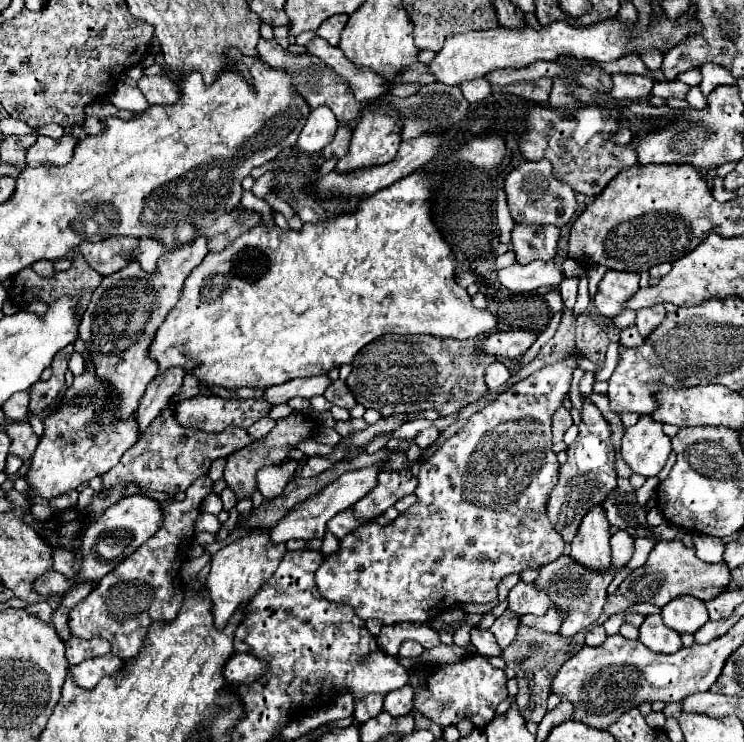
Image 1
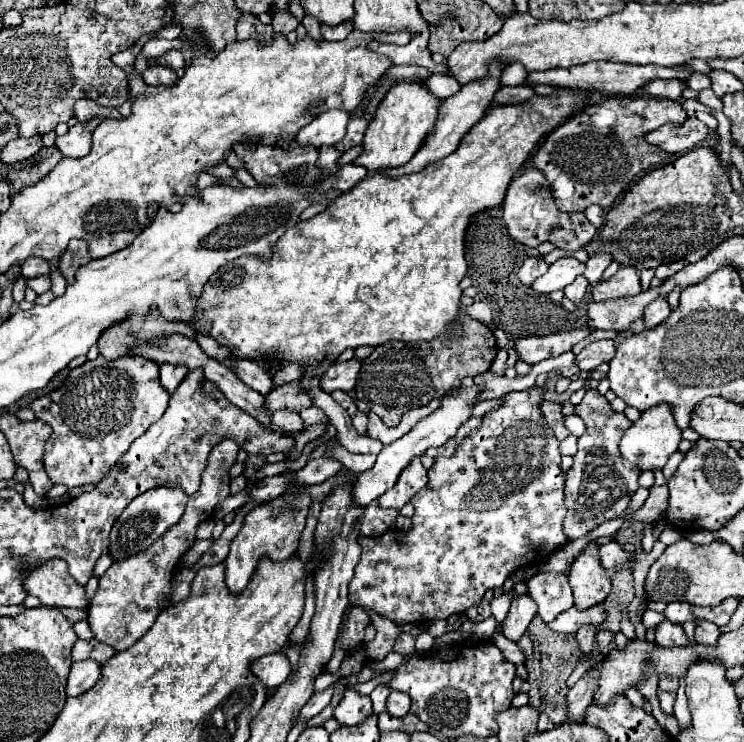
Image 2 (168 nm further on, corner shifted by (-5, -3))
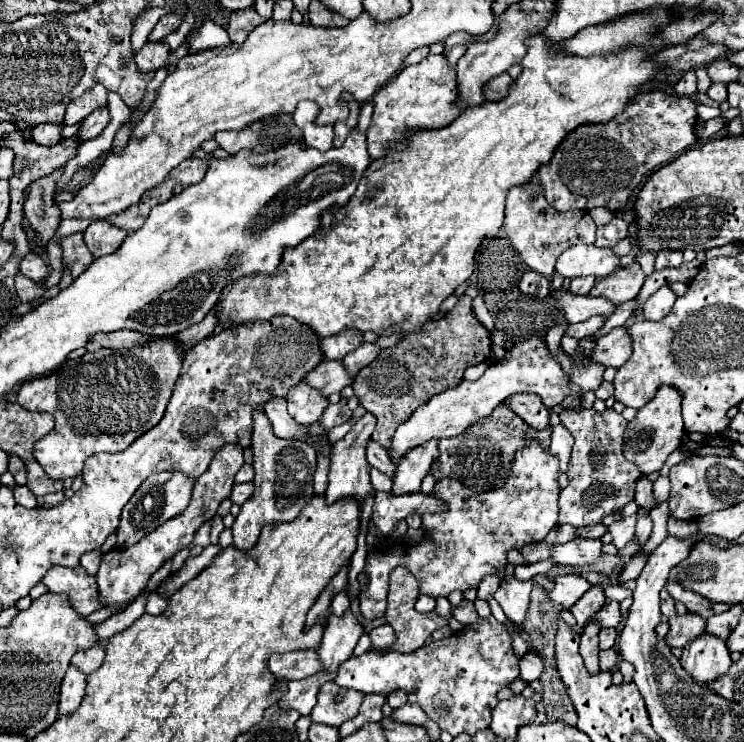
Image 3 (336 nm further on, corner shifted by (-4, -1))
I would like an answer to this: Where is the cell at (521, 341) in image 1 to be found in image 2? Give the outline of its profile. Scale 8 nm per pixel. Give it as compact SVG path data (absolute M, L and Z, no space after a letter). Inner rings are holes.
M572 328L572 330L550 334L550 336L520 338L516 342L516 352L520 354L520 358L524 362L538 364L546 358L554 358L554 356L560 356L560 354L572 350L572 346L582 342L584 338L588 338L590 332L592 332L590 328Z

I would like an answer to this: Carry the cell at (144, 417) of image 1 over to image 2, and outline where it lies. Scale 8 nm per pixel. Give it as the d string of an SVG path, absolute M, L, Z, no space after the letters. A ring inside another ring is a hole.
M166 362L160 364L160 382L170 394L178 388L178 384L184 380L186 374L188 374L186 366L170 366Z

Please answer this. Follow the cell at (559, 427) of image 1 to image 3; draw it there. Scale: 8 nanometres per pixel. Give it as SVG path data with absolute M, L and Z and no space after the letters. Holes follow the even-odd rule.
M515 394L511 398L505 400L505 404L517 414L521 416L533 430L545 430L549 428L549 410L545 408L545 404L541 402L541 398L537 394Z

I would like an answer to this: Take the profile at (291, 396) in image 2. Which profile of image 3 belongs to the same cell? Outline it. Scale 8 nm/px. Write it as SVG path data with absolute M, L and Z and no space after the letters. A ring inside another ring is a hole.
M323 360L301 382L305 382L307 386L319 390L323 396L331 396L335 392L341 392L345 386L349 386L353 382L353 378L351 376L345 378L345 374L347 372L345 372L341 362Z

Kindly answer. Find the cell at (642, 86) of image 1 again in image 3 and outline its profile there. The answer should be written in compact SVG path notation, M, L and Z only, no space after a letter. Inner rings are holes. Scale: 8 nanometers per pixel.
M689 70L689 72L685 72L685 76L683 76L675 86L673 86L673 90L675 90L677 96L689 96L689 98L691 98L691 96L697 92L695 84L697 84L695 72Z

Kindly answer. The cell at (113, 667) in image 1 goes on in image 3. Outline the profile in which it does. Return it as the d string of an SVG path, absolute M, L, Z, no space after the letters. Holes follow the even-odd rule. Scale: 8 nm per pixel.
M69 666L63 682L61 682L61 696L59 696L59 714L71 714L81 704L83 692L87 686L87 676L79 670Z

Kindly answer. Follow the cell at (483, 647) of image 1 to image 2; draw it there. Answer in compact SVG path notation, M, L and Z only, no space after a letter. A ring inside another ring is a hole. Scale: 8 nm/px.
M494 634L492 642L502 650L504 658L506 658L508 662L512 662L512 664L524 664L524 662L526 662L526 656L524 656L522 650L518 648L518 644L516 644L516 642L510 642L506 636Z

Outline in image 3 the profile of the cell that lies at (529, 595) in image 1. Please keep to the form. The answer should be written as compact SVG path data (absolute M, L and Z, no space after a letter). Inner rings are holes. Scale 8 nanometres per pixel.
M577 574L557 576L553 578L553 584L555 588L549 592L549 600L561 608L571 608L591 588L591 584Z

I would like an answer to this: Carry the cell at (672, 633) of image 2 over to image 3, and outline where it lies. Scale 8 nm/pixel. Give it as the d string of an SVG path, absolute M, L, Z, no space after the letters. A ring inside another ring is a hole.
M685 614L685 616L673 616L669 620L669 632L665 636L667 646L679 646L683 648L689 640L693 640L693 636L699 636L705 630L705 620L701 620L701 616L693 616L693 614Z

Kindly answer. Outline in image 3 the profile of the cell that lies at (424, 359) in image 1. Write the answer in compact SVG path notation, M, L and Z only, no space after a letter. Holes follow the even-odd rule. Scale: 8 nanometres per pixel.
M463 294L457 306L447 312L445 318L429 322L425 328L421 328L421 336L409 336L409 340L401 340L397 346L383 350L383 356L355 376L351 386L359 398L359 404L377 418L371 438L383 448L389 450L391 436L395 434L397 426L405 422L409 414L413 414L413 410L417 410L437 392L457 386L463 380L465 368L481 364L489 358L491 332L473 316L471 302L473 300Z

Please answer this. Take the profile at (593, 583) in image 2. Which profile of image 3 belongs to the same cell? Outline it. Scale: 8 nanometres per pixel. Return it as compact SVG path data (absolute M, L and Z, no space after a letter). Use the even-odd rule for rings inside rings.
M599 584L591 586L579 600L577 604L573 604L571 612L577 620L579 626L585 626L589 622L589 618L605 604L605 594L603 594L603 588Z

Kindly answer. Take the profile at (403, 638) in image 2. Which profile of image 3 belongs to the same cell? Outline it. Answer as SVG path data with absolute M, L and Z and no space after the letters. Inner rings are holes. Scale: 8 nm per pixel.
M389 624L379 626L379 628L371 630L369 634L371 634L371 640L373 640L373 648L377 648L377 650L389 650L397 640L395 630Z

